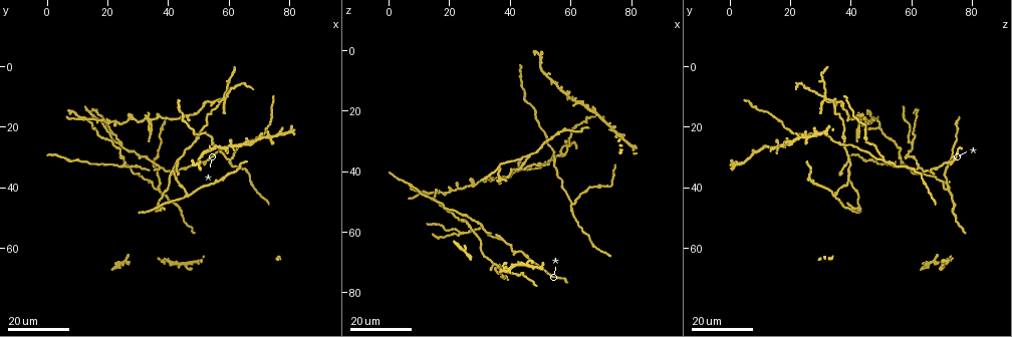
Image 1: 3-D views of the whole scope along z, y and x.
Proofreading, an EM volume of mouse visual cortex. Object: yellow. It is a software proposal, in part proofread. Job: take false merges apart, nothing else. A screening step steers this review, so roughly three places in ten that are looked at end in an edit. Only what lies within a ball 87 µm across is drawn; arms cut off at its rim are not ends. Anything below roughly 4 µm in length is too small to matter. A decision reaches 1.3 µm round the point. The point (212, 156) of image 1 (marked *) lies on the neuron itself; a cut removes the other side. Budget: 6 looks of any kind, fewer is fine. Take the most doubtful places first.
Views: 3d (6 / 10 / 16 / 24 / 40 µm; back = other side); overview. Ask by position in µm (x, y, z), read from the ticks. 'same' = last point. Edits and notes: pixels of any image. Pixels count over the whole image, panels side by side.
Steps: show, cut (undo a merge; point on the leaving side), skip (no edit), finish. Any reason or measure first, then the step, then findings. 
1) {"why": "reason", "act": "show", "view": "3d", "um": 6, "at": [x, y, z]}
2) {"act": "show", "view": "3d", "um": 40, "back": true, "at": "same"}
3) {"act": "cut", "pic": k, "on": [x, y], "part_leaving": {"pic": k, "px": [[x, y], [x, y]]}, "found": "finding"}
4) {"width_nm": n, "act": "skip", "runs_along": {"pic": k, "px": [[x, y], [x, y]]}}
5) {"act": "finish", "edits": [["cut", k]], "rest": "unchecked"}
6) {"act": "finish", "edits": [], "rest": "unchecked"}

{"why": "three arms meet", "act": "show", "view": "3d", "um": 24, "at": [12.5, 17.0, 47.0]}

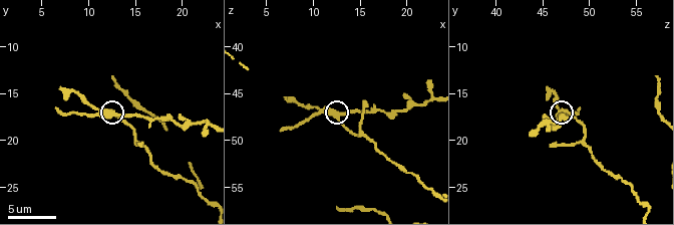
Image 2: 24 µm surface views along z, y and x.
{"why": "closer look", "act": "show", "view": "3d", "um": 10, "at": [12.6, 17.4, 47.2]}

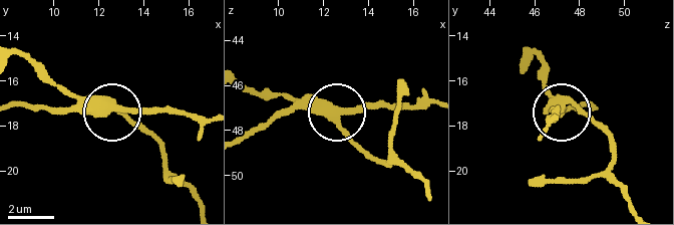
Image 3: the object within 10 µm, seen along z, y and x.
{"width_nm": 370, "act": "cut", "pic": 3, "on": [60, 107], "part_leaving": {"pic": 3, "px": [[98, 103], [206, 116]]}, "found": "a second neuron is stuck on"}

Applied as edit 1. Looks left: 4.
{"why": "four or more arms meet", "act": "show", "view": "3d", "um": 24, "at": [74.5, 24.0, 25.5]}

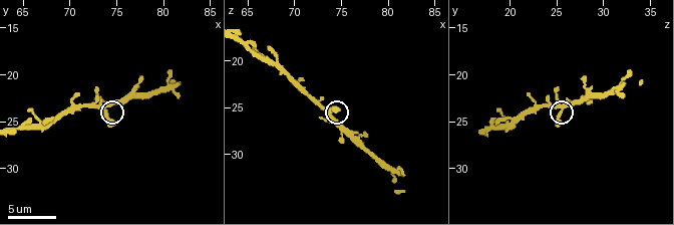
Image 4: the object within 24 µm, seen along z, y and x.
{"act": "show", "view": "3d", "um": 10, "at": [73.4, 23.4, 25.6]}

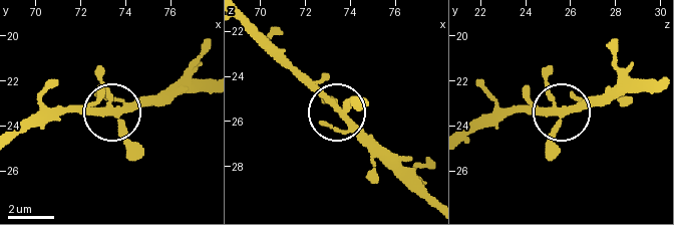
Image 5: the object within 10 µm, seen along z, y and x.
{"width_nm": 260, "act": "skip", "found": "all the same neuron"}

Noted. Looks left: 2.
{"why": "three-way junction", "act": "show", "view": "3d", "um": 24, "at": [23.5, 25.5, 60.5]}

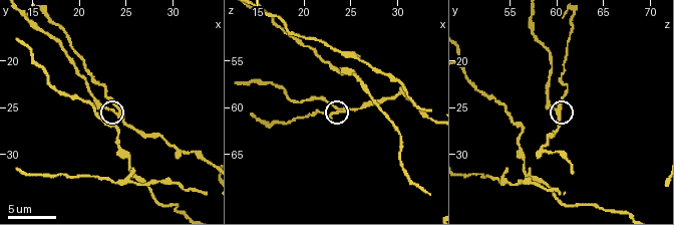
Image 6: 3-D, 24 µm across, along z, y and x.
{"why": "closer look", "act": "show", "view": "3d", "um": 10, "at": [23.4, 25.4, 60.2]}

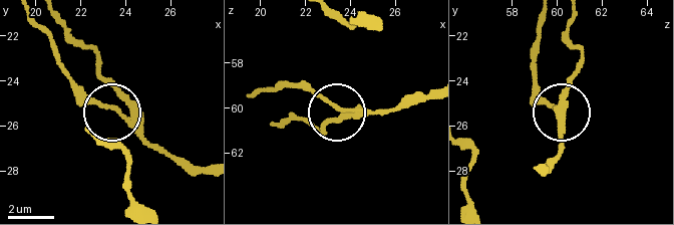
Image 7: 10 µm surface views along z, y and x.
{"width_nm": 250, "act": "cut", "pic": 7, "on": [122, 94], "part_leaving": {"pic": 7, "px": [[135, 124], [129, 102], [60, 16]]}, "found": "a second neuron is stuck on"}

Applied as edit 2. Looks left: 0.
{"act": "finish", "edits": [["cut", 3], ["cut", 7]], "rest": "unchecked"}

